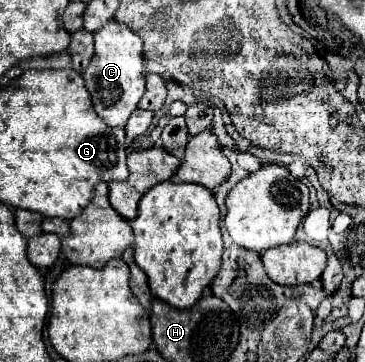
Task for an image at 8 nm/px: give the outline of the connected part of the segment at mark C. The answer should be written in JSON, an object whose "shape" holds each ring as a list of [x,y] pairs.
{"shape":[[[111,20],[95,34],[95,56],[83,70],[85,86],[91,94],[95,112],[109,126],[123,128],[129,114],[137,108],[145,94],[145,64],[143,64],[143,42],[125,24]]]}

